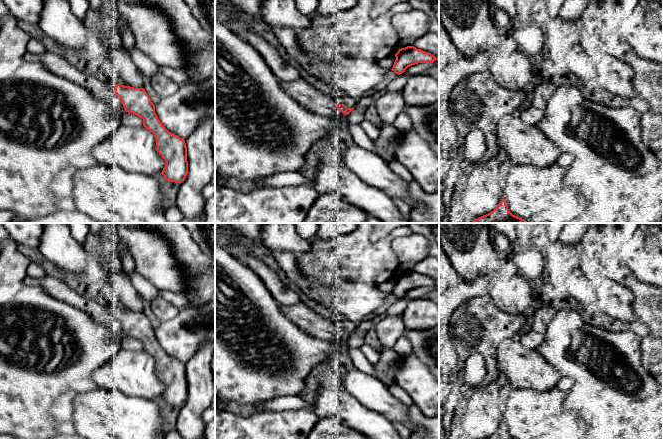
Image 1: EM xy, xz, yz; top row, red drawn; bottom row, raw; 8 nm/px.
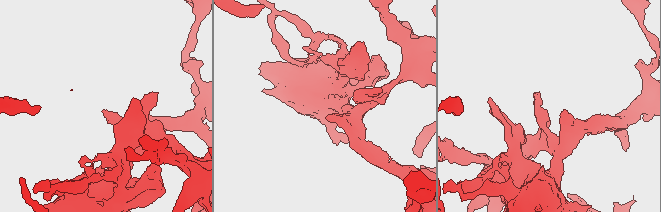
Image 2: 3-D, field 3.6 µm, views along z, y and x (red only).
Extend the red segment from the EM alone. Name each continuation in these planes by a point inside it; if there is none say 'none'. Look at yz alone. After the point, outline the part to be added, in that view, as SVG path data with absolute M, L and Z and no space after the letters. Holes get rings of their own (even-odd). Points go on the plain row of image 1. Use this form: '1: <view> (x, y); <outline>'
none

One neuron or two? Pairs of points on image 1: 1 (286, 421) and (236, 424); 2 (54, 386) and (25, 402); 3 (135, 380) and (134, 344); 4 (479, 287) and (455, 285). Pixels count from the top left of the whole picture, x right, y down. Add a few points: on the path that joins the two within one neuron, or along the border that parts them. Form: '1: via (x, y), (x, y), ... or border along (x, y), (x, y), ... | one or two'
1: via (274, 424), (248, 424) | one
2: via (47, 386), (41, 386), (32, 395) | one
3: border along (122, 347), (128, 350), (142, 350) | two
4: via (473, 287), (461, 287) | one

